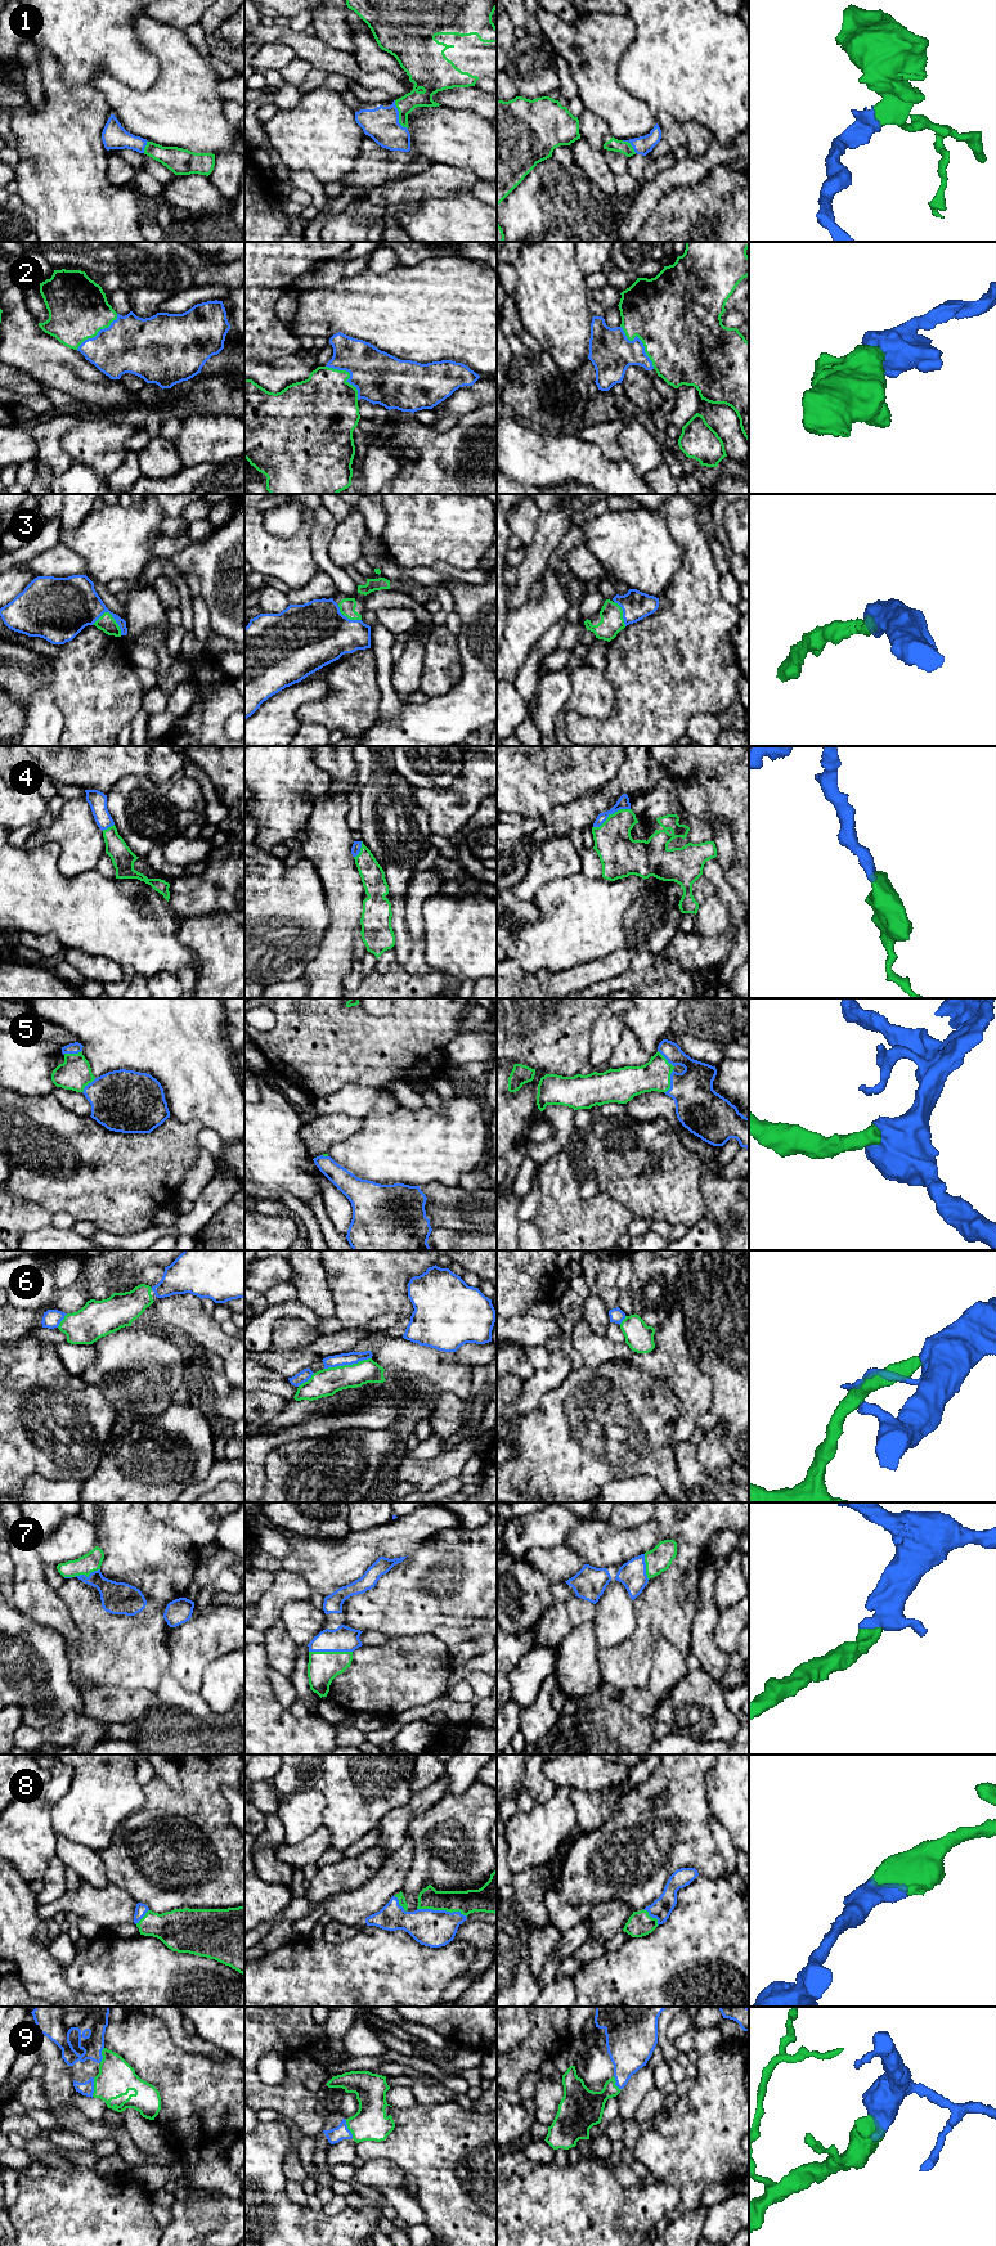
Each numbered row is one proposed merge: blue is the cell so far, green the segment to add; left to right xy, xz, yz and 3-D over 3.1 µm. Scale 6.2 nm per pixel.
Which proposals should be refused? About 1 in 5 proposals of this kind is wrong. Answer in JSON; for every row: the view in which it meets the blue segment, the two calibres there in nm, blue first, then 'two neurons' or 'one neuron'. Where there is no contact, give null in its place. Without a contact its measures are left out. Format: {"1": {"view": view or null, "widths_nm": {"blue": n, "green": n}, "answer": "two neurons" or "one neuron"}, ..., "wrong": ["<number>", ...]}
{"1": {"view": "xz", "widths_nm": {"blue": 220, "green": 110}, "answer": "one neuron"}, "2": {"view": "yz", "widths_nm": {"blue": 280, "green": 480}, "answer": "one neuron"}, "3": {"view": "xy", "widths_nm": {"blue": 320, "green": 110}, "answer": "one neuron"}, "4": {"view": "yz", "widths_nm": {"blue": 80, "green": 240}, "answer": "one neuron"}, "5": {"view": "yz", "widths_nm": {"blue": 300, "green": 190}, "answer": "one neuron"}, "6": {"view": "xz", "widths_nm": {"blue": 80, "green": 170}, "answer": "one neuron"}, "7": {"view": "xz", "widths_nm": {"blue": 160, "green": 190}, "answer": "one neuron"}, "8": {"view": "xz", "widths_nm": {"blue": 240, "green": 140}, "answer": "one neuron"}, "9": {"view": "xy", "widths_nm": {"blue": 90, "green": 220}, "answer": "one neuron"}, "wrong": []}

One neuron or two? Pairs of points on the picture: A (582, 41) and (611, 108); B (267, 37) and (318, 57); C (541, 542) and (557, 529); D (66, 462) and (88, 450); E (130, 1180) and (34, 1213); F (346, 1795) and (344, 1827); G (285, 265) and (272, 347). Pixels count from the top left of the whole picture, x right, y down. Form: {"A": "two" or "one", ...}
{"A": "one", "B": "one", "C": "one", "D": "two", "E": "two", "F": "one", "G": "one"}

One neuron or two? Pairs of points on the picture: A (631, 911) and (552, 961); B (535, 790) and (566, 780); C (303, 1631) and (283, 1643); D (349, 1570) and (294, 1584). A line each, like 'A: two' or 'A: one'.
A: one
B: one
C: two
D: two

